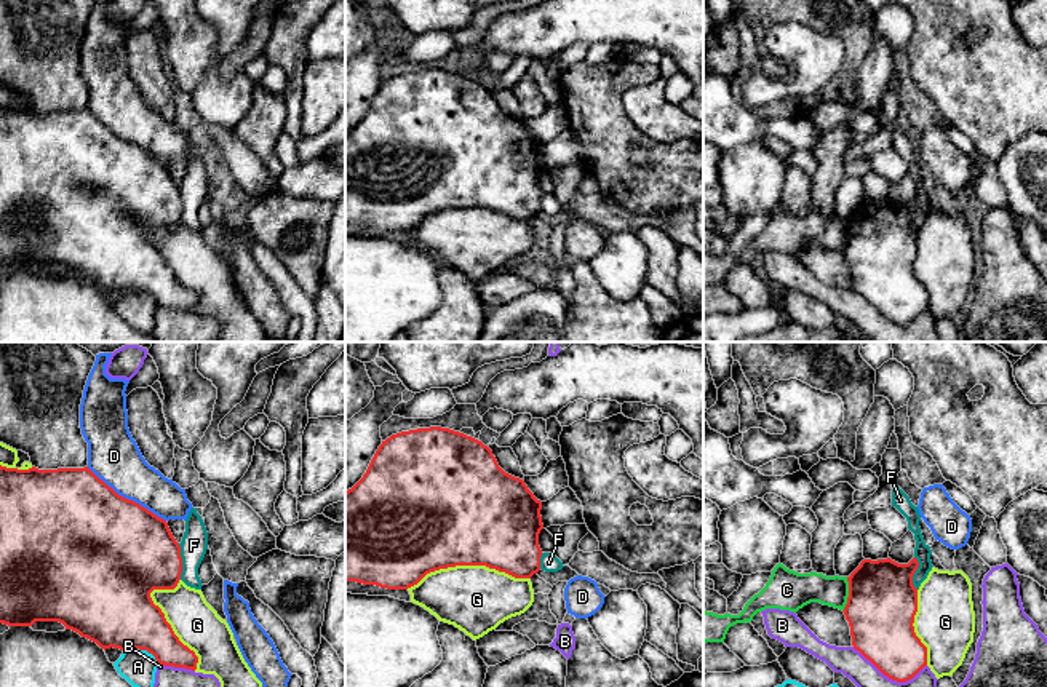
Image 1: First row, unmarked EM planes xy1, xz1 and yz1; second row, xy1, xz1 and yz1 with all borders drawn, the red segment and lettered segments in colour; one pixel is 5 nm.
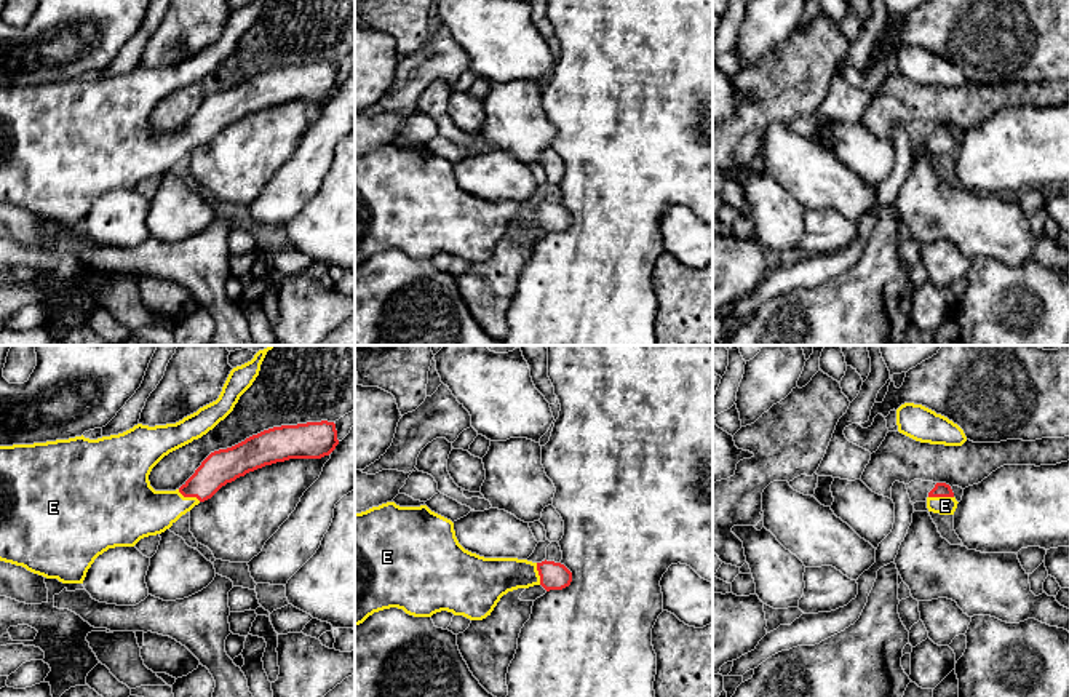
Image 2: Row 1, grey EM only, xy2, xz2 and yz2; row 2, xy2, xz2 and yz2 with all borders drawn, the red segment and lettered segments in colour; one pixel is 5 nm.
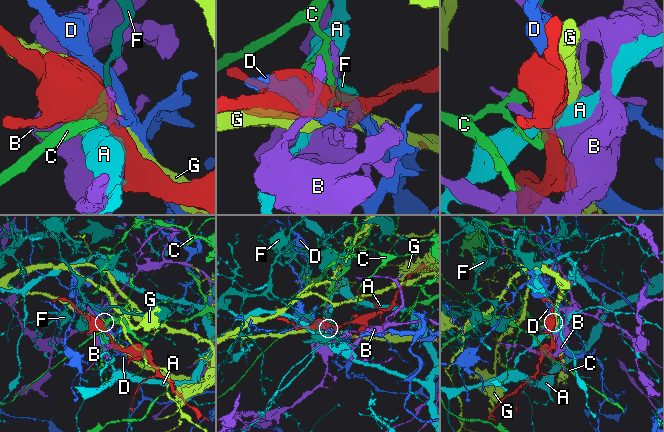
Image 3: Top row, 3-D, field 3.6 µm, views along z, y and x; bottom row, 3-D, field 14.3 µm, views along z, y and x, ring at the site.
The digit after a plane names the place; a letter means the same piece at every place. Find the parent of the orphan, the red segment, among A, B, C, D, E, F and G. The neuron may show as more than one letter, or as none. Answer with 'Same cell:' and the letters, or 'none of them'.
Same cell: E

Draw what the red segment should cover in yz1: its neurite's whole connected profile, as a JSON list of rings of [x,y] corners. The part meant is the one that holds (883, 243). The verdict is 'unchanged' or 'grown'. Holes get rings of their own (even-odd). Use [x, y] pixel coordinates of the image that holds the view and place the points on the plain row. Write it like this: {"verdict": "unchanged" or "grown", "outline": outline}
{"verdict": "unchanged", "outline": [[[863,201],[847,219],[844,249],[852,288],[884,318],[897,324],[913,321],[927,308],[927,289],[914,275],[918,230],[913,217],[919,205]]]}

